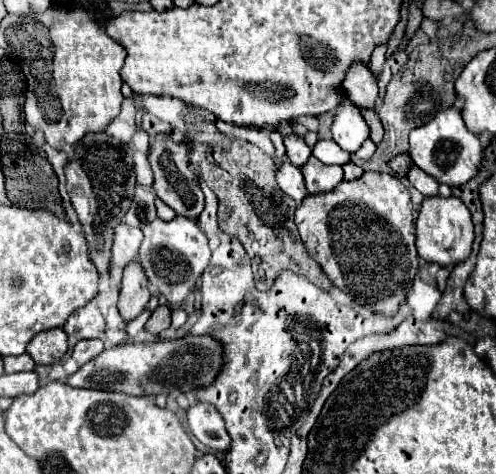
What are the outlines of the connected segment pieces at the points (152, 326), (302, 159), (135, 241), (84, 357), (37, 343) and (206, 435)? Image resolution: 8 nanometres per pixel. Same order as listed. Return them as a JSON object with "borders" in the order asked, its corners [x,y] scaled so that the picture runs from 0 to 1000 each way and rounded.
{"borders":[[[[319,643],[319,652],[306,660],[306,669],[298,673],[298,681],[294,681],[294,698],[302,703],[302,707],[310,707],[310,711],[323,711],[327,707],[327,698],[335,698],[339,690],[343,690],[343,673],[347,669],[347,648],[343,643]]],[[[601,281],[573,285],[573,310],[577,310],[577,331],[597,352],[609,352],[621,340],[625,323],[629,323],[629,314],[617,306],[613,289],[601,285]]],[[[242,470],[230,487],[226,517],[226,555],[230,570],[246,570],[262,551],[278,542],[278,525],[286,513],[286,487],[274,479],[258,479]]],[[[169,715],[169,719],[157,719],[145,736],[145,753],[153,757],[157,770],[169,770],[177,766],[181,757],[190,757],[194,749],[202,749],[210,741],[202,715]]],[[[97,694],[89,703],[77,703],[56,724],[56,749],[69,757],[73,770],[117,766],[133,741],[137,741],[137,724],[129,694]]],[[[395,846],[379,863],[379,897],[387,918],[411,935],[419,947],[456,951],[464,943],[464,922],[452,901],[444,867],[419,846]]]]}

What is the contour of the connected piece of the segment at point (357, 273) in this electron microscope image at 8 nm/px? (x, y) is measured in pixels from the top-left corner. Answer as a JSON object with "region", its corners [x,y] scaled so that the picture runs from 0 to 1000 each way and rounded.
{"region":[[[742,361],[714,382],[690,382],[681,395],[641,411],[617,411],[597,441],[597,479],[617,530],[637,546],[669,597],[714,627],[714,639],[754,652],[770,665],[794,665],[819,631],[823,605],[843,576],[843,534],[835,517],[835,449],[827,407],[815,386],[786,365]]]}

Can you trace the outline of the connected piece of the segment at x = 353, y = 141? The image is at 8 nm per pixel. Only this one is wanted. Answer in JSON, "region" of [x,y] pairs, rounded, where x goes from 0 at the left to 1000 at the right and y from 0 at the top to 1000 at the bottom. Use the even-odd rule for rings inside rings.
{"region":[[[694,209],[690,217],[690,234],[677,243],[673,259],[669,259],[669,293],[702,323],[718,323],[726,314],[726,306],[742,293],[746,272],[738,264],[738,255],[730,251],[722,226]]]}

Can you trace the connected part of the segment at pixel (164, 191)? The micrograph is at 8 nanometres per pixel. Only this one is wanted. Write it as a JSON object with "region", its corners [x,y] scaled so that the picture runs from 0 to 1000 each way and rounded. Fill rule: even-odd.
{"region":[[[319,281],[310,297],[302,302],[298,319],[298,344],[310,365],[310,403],[315,411],[355,445],[355,454],[379,458],[379,462],[399,462],[399,454],[411,441],[411,407],[403,399],[399,369],[383,352],[383,302],[375,289],[363,297],[351,297],[347,281]]]}

